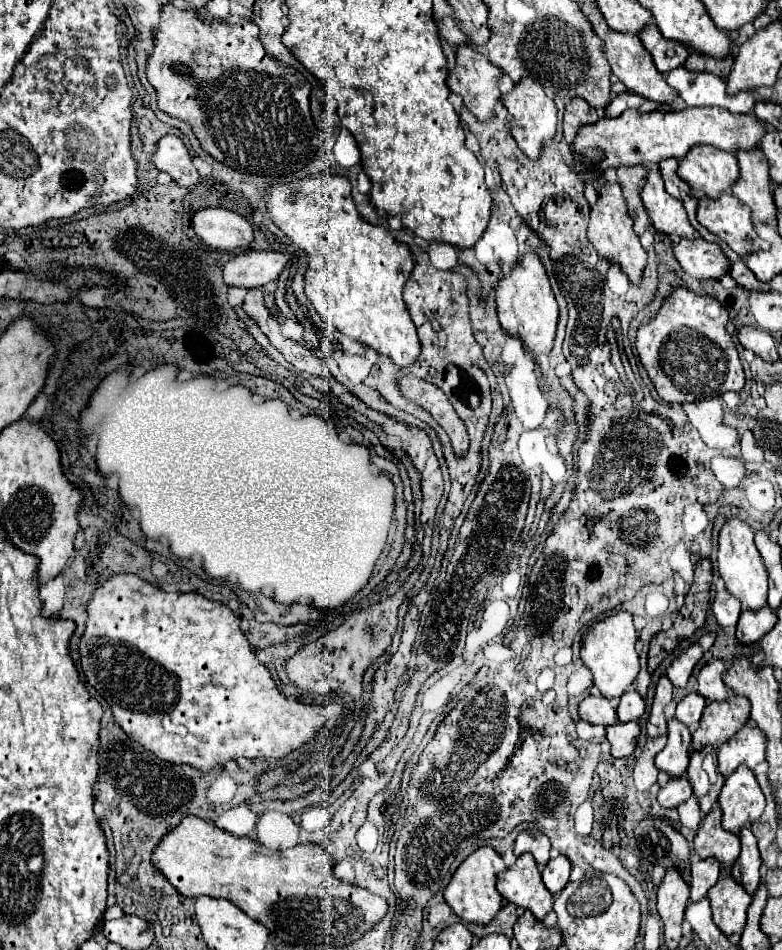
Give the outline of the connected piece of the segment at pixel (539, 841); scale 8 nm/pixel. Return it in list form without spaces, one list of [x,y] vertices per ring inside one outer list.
[[[527,828],[527,830],[523,830],[523,832],[517,836],[517,840],[515,840],[515,856],[521,856],[523,852],[533,854],[533,858],[537,860],[539,870],[547,864],[547,860],[549,860],[549,850],[551,850],[549,838],[547,838],[543,832],[539,832],[537,828]]]

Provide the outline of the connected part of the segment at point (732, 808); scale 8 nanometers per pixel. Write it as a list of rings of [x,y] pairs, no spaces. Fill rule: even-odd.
[[[745,764],[725,778],[719,794],[719,806],[723,812],[723,828],[733,834],[763,814],[765,796],[755,780],[755,774]]]

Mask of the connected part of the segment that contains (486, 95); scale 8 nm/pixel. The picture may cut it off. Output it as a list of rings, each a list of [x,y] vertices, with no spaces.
[[[465,42],[463,46],[457,46],[455,50],[455,68],[447,76],[447,86],[451,92],[459,94],[463,98],[463,104],[475,114],[481,122],[487,122],[491,116],[495,116],[495,104],[501,100],[501,92],[497,90],[497,78],[501,76],[501,68],[491,64],[489,58],[481,52],[477,52],[471,42]]]

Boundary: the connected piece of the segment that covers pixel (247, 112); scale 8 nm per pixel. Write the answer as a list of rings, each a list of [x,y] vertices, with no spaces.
[[[163,4],[161,6],[161,22],[159,22],[159,28],[155,34],[155,42],[153,42],[153,48],[147,56],[147,78],[149,78],[151,86],[157,90],[159,110],[189,124],[193,128],[197,140],[201,142],[201,148],[205,152],[209,152],[215,160],[231,166],[233,170],[249,172],[249,174],[263,174],[263,176],[279,176],[279,170],[281,170],[281,176],[289,176],[291,172],[295,172],[295,168],[305,166],[321,148],[321,134],[323,132],[313,124],[311,112],[309,112],[309,102],[307,102],[309,92],[311,92],[311,84],[305,80],[305,76],[297,68],[287,66],[287,64],[283,64],[283,62],[279,62],[263,52],[263,46],[259,40],[259,28],[249,18],[245,18],[243,22],[237,22],[237,24],[223,22],[223,20],[207,22],[207,20],[201,20],[197,16],[197,12],[193,12],[193,10],[179,10],[173,4]]]

